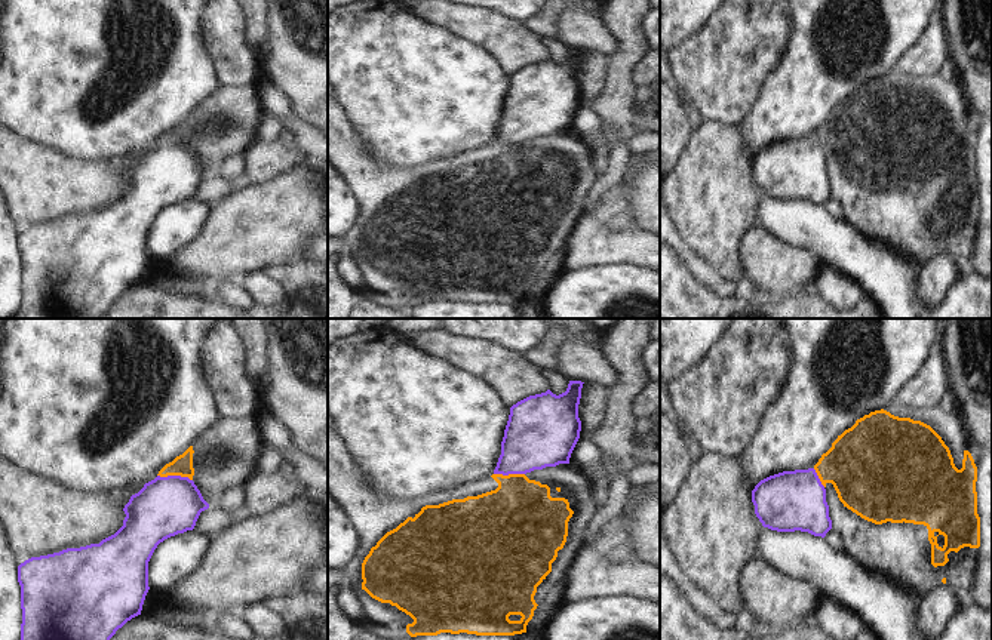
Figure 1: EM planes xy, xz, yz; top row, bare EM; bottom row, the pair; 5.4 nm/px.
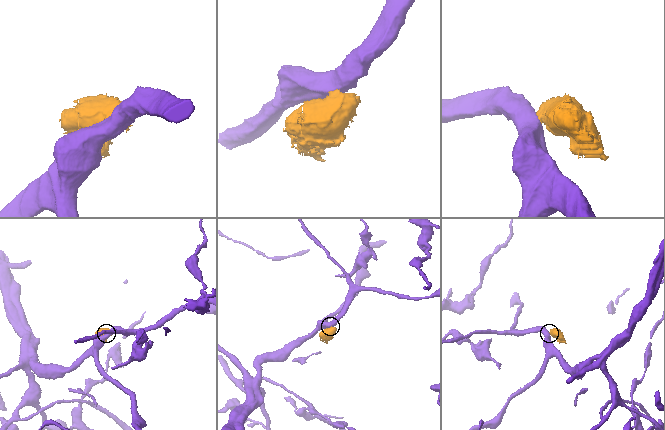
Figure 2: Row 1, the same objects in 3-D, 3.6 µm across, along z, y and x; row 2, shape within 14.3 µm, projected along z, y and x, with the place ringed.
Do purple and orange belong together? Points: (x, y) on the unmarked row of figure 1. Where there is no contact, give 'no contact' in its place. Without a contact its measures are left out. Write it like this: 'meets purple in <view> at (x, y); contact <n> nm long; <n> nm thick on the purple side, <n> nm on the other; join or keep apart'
meets purple in xy at (175, 144); contact 190 nm long; 320 nm thick on the purple side, 110 nm on the other; keep apart

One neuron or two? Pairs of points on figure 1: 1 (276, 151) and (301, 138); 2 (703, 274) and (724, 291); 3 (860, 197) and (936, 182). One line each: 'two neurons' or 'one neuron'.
1: two neurons
2: one neuron
3: one neuron

